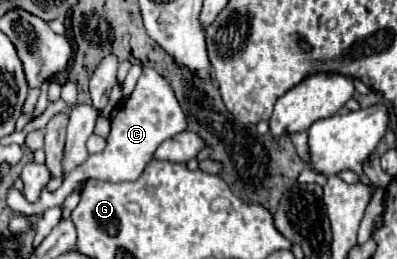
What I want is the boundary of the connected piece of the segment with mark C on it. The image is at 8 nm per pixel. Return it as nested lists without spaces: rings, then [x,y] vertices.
[[[143,68],[143,74],[137,80],[137,86],[129,98],[123,100],[121,108],[117,110],[115,118],[111,120],[111,132],[107,136],[107,146],[99,152],[89,156],[79,168],[75,168],[63,182],[63,186],[55,192],[43,190],[37,202],[43,202],[43,196],[49,198],[49,194],[57,200],[55,206],[63,204],[63,200],[73,192],[73,188],[79,182],[85,182],[89,178],[95,180],[107,180],[107,182],[123,182],[123,180],[137,180],[141,172],[145,170],[147,162],[153,158],[153,152],[159,148],[161,142],[167,138],[183,132],[187,128],[187,120],[183,110],[179,108],[179,102],[175,98],[173,88],[169,82],[153,68]]]

